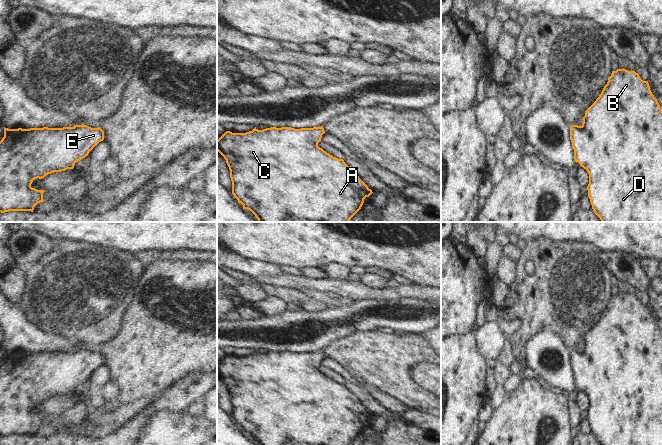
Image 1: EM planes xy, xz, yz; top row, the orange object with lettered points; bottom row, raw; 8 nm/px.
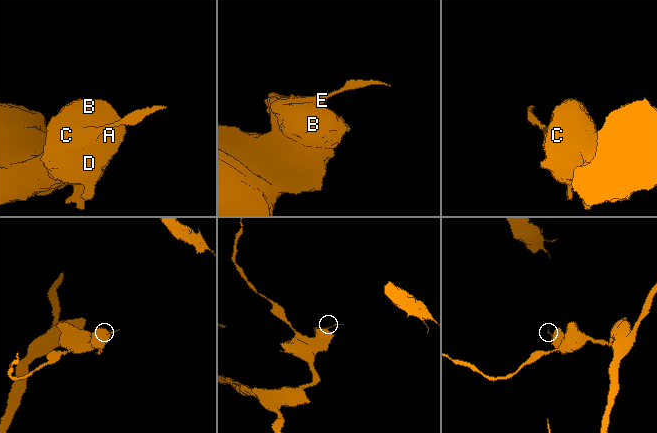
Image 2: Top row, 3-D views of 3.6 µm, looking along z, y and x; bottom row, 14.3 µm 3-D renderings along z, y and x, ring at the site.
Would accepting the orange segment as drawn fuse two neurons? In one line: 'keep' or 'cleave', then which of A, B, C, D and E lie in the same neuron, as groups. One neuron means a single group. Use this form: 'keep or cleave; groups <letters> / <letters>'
keep; groups A B C D E

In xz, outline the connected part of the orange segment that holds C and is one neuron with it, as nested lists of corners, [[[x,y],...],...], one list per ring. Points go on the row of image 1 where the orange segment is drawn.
[[[323,126],[301,129],[291,127],[271,127],[263,130],[258,130],[255,127],[252,131],[246,133],[232,133],[226,131],[217,140],[217,151],[226,160],[232,181],[232,194],[238,202],[243,205],[243,209],[250,210],[258,219],[258,222],[349,222],[350,219],[361,209],[364,199],[369,197],[373,192],[343,159],[333,157],[318,146],[324,133]]]

